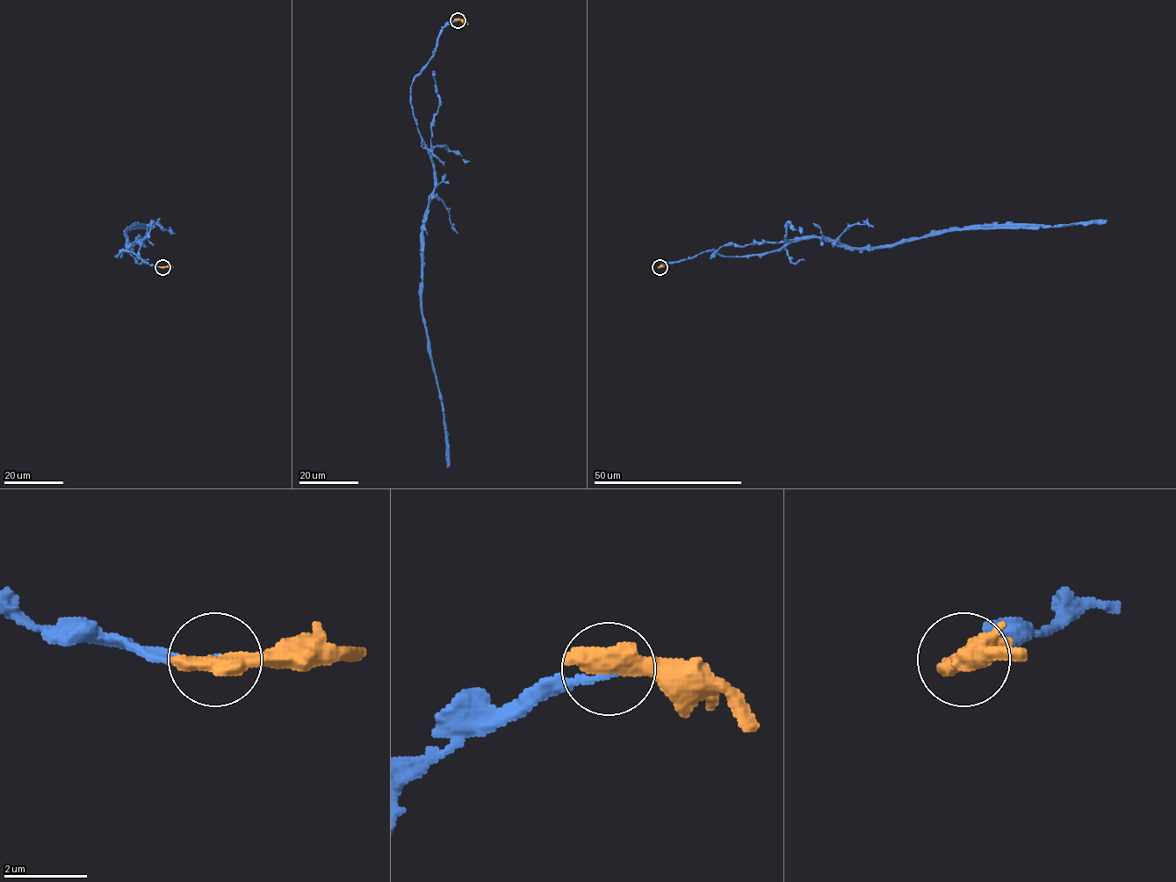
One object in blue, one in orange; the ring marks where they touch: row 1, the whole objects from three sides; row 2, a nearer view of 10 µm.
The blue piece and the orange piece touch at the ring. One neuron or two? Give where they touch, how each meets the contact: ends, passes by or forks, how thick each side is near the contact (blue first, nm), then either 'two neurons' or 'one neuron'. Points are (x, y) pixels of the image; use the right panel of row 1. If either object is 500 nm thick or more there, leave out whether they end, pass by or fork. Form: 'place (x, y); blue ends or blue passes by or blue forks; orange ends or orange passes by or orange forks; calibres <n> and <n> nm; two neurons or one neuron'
place (660, 267); calibres 130 and 550 nm; one neuron

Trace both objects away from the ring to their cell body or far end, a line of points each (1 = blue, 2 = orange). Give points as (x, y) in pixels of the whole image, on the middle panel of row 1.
1: (458, 20), (442, 29), (410, 91), (434, 170), (423, 230), (422, 307), (443, 412), (446, 467)
2: (458, 19), (464, 19), (468, 25)

